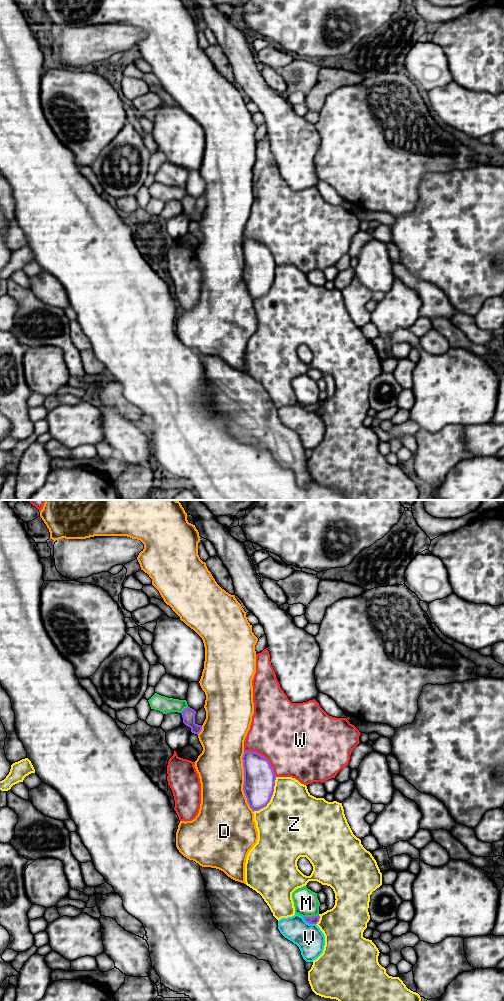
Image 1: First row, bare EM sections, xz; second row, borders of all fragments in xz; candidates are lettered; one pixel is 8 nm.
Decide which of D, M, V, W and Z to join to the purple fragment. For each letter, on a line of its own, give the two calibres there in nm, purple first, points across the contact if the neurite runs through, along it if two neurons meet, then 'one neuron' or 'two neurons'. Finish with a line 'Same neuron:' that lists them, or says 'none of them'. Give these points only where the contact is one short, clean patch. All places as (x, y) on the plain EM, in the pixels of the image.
D: calibres 260 and 380 nm; two neurons
M: calibres 60 and 200 nm; two neurons
V: calibres 60 and 220 nm; two neurons
W: calibres 260 and 500 nm; two neurons
Z: calibres 260 and 480 nm; two neurons
Same neuron: none of them

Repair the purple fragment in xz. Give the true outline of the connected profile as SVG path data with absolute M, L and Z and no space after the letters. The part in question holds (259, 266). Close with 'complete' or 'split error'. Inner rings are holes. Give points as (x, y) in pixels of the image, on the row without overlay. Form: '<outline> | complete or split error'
M244 239L243 279L250 296L254 299L267 294L274 280L276 263L269 249L254 239Z | complete

